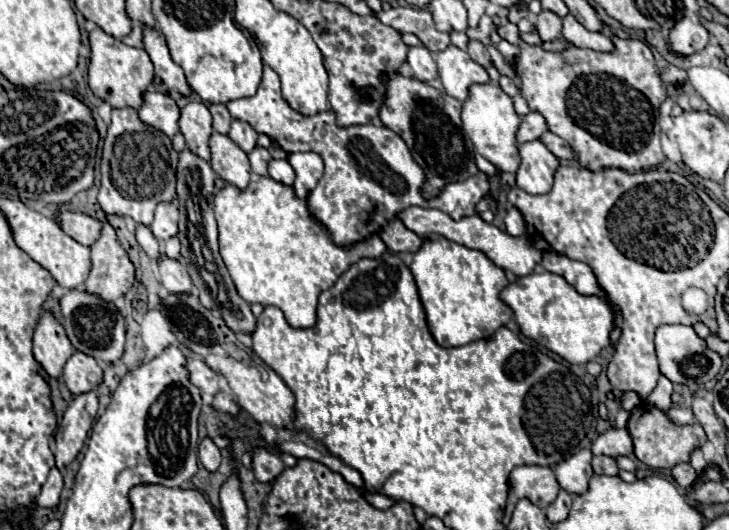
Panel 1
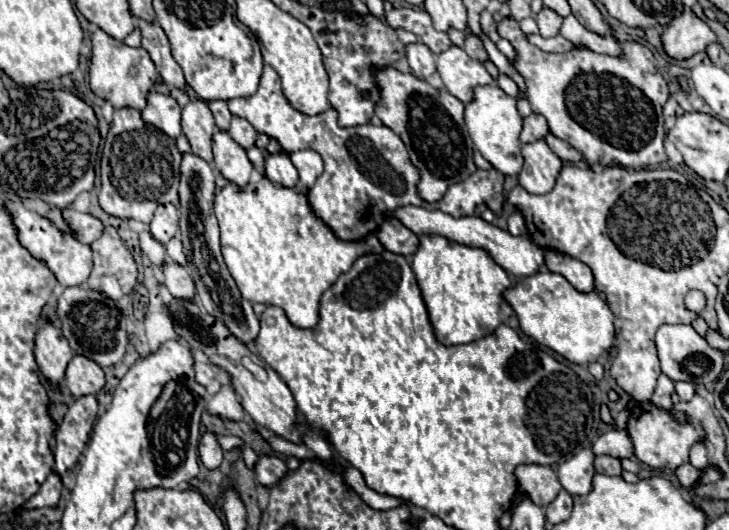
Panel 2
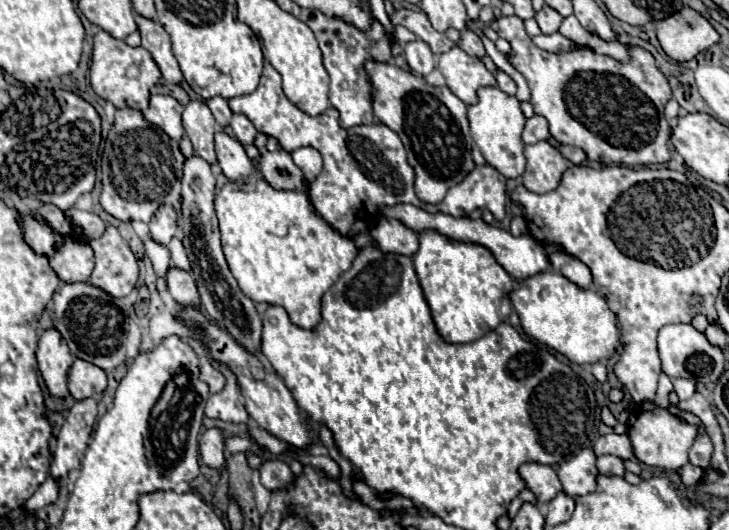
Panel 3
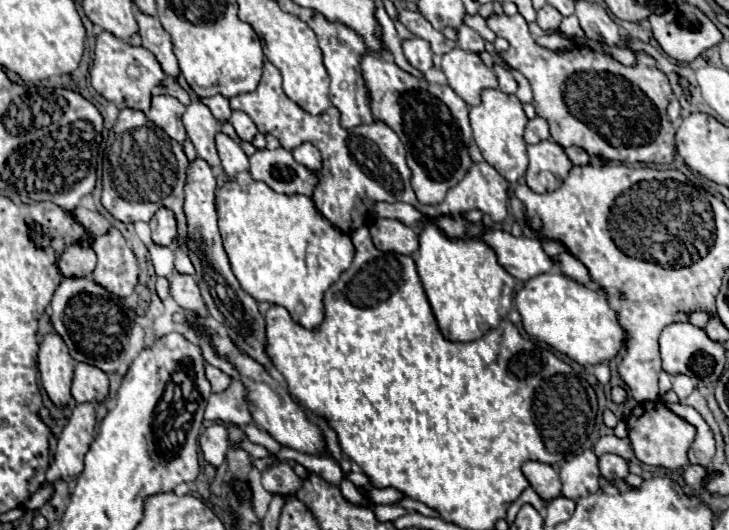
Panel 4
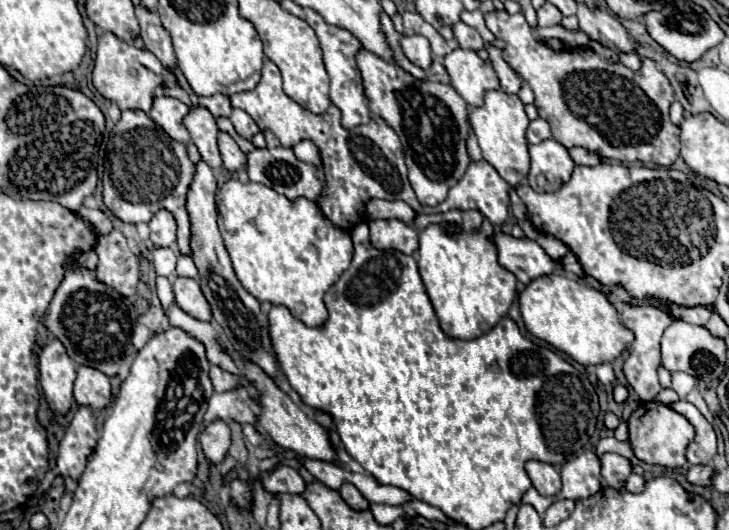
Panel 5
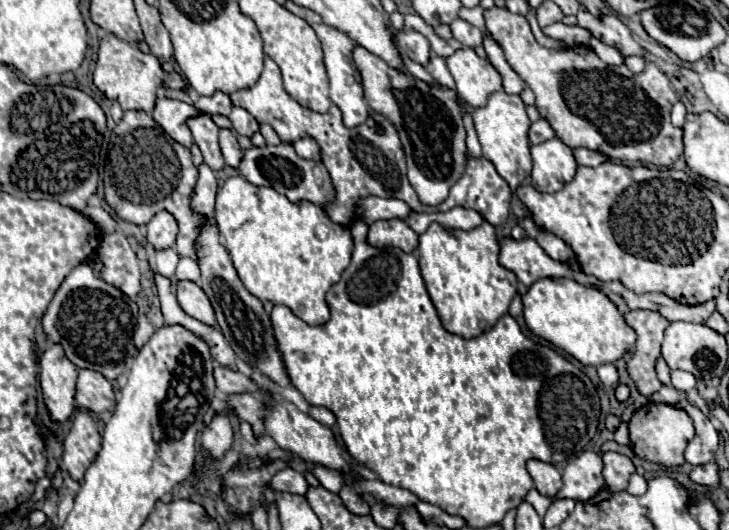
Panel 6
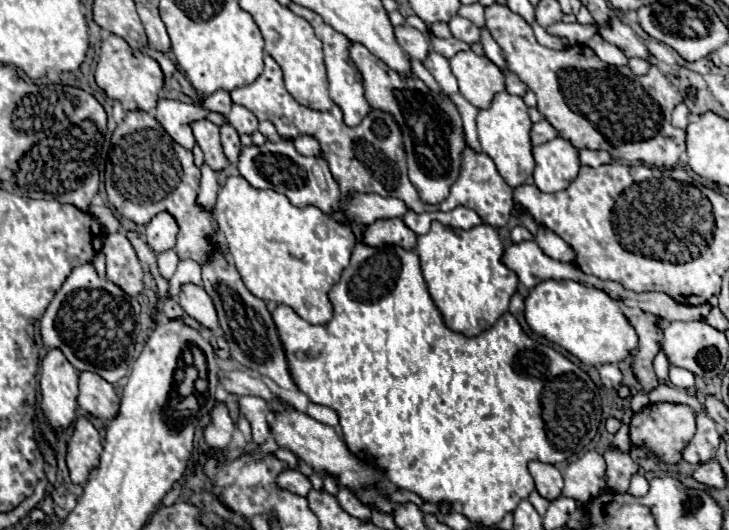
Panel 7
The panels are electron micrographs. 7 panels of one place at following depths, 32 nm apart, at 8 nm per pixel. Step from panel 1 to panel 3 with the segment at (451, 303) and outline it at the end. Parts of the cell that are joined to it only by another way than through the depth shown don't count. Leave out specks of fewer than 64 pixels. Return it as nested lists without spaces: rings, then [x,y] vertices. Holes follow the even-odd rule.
[[[422,232],[420,248],[412,260],[434,326],[444,342],[474,342],[510,316],[512,304],[508,300],[508,292],[512,290],[514,280],[504,268],[500,268],[484,246],[448,240],[438,232]]]

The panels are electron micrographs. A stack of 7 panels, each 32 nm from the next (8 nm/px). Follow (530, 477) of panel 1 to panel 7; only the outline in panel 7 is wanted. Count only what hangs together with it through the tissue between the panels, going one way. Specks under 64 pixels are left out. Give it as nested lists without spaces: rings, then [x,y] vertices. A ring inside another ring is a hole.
[[[534,460],[528,464],[528,470],[536,482],[536,490],[540,492],[540,496],[544,496],[548,500],[556,500],[560,496],[560,492],[564,488],[564,480],[556,466]]]

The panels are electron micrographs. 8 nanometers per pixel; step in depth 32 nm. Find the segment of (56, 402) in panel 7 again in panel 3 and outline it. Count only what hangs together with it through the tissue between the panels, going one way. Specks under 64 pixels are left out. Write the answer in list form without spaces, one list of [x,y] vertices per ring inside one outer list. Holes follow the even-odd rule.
[[[48,328],[38,338],[36,348],[36,360],[40,374],[54,396],[66,396],[68,394],[68,368],[74,360],[70,354],[70,348],[62,334],[56,328]]]

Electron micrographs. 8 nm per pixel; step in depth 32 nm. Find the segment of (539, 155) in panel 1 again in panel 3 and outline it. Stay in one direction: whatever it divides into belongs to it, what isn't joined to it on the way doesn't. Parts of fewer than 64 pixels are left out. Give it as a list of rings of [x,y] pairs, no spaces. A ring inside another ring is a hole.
[[[546,140],[524,146],[526,170],[522,174],[522,184],[534,194],[546,194],[560,182],[568,160],[564,160]]]

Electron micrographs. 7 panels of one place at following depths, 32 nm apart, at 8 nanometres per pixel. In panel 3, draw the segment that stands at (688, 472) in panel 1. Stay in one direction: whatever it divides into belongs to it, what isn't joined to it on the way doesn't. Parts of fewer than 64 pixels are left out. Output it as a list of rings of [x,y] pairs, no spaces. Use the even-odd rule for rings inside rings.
[[[684,464],[678,470],[678,474],[680,474],[680,480],[682,480],[684,486],[698,486],[702,476],[704,476],[704,470],[698,468],[698,466],[692,466],[692,464]]]

